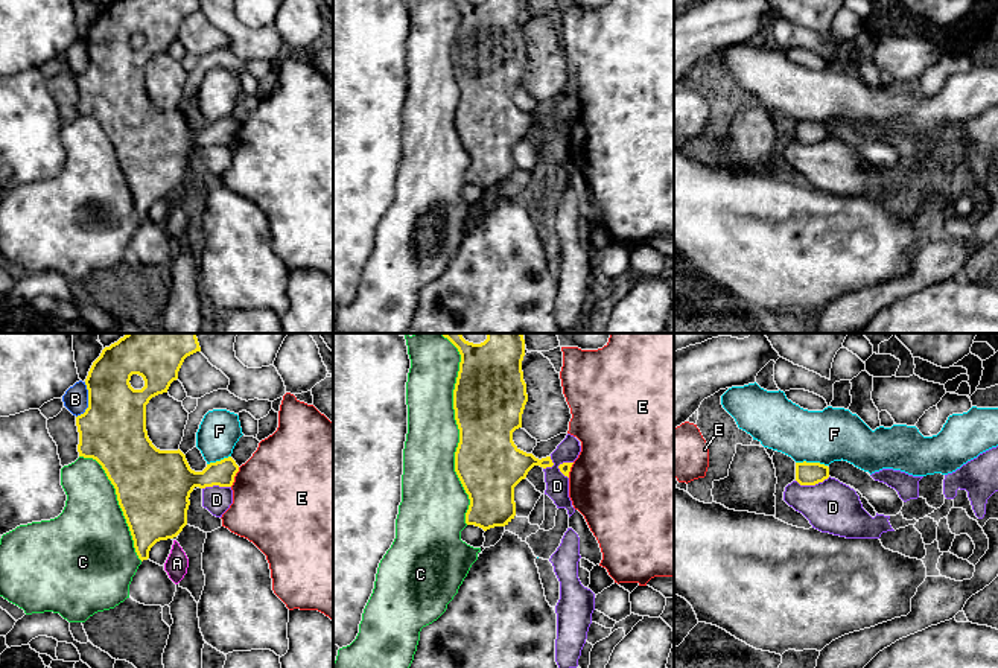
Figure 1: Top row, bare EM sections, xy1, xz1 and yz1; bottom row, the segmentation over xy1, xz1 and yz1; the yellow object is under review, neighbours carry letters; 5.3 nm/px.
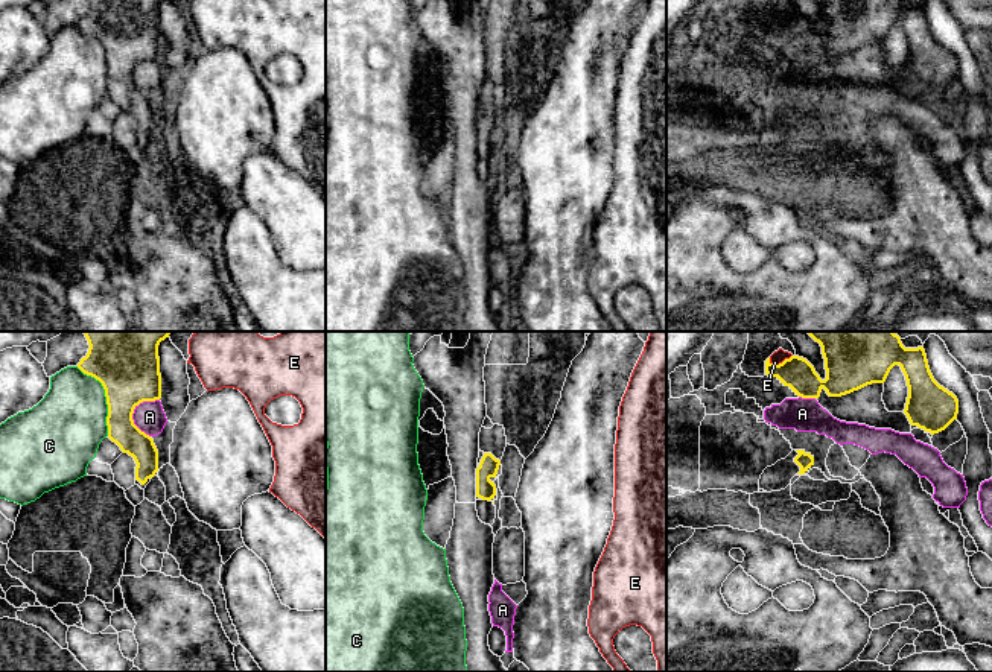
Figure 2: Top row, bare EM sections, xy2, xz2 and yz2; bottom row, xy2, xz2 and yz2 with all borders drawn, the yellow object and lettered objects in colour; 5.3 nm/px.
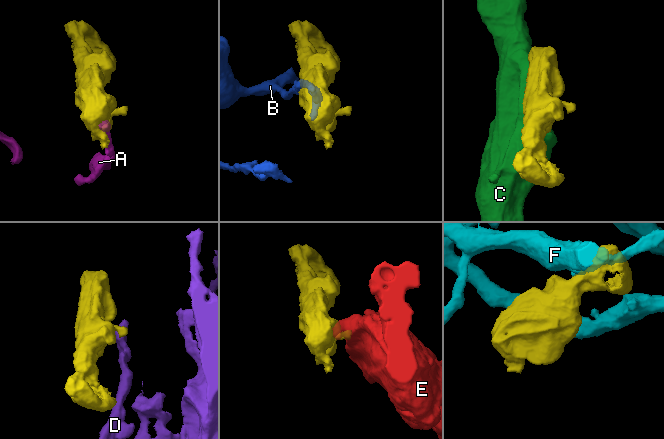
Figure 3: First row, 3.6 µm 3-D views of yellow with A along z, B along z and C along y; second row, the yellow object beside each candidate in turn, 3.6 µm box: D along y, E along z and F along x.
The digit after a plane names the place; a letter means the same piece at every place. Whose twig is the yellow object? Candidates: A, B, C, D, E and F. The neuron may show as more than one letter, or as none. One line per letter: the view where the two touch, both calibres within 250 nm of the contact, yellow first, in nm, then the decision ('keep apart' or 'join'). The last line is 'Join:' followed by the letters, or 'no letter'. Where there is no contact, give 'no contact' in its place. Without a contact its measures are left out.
A: contact in xy2; calibres 340 and 160 nm; keep apart
B: contact in xy1; calibres 360 and 130 nm; keep apart
C: contact in xz1; calibres 380 and 280 nm; keep apart
D: contact in yz1; calibres 130 and 280 nm; keep apart
E: contact in yz2; calibres 170 and 70 nm; keep apart
F: contact in yz1; calibres 130 and 280 nm; keep apart
Join: no letter

